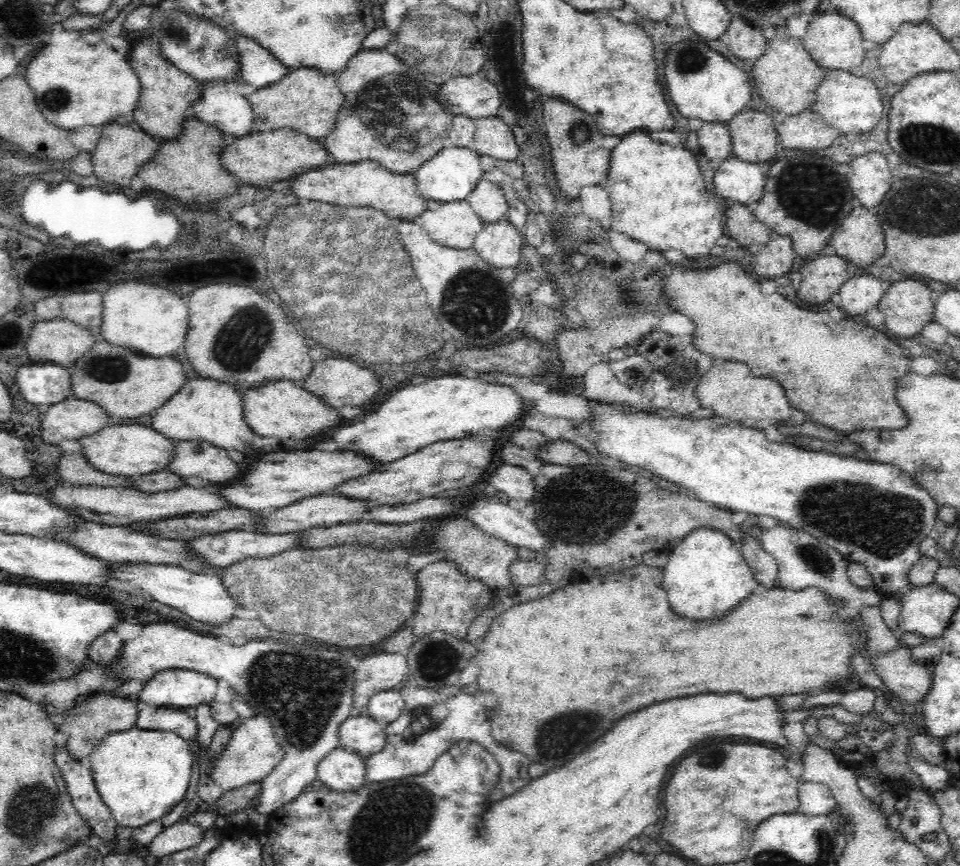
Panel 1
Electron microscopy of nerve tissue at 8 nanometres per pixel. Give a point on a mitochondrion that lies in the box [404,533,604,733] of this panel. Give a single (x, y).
(437, 659)

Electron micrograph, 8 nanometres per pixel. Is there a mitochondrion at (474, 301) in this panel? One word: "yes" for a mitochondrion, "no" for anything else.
yes

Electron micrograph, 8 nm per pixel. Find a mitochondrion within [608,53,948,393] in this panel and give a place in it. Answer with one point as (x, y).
(807, 192)

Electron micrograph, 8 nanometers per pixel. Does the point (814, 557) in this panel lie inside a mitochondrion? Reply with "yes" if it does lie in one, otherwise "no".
yes

